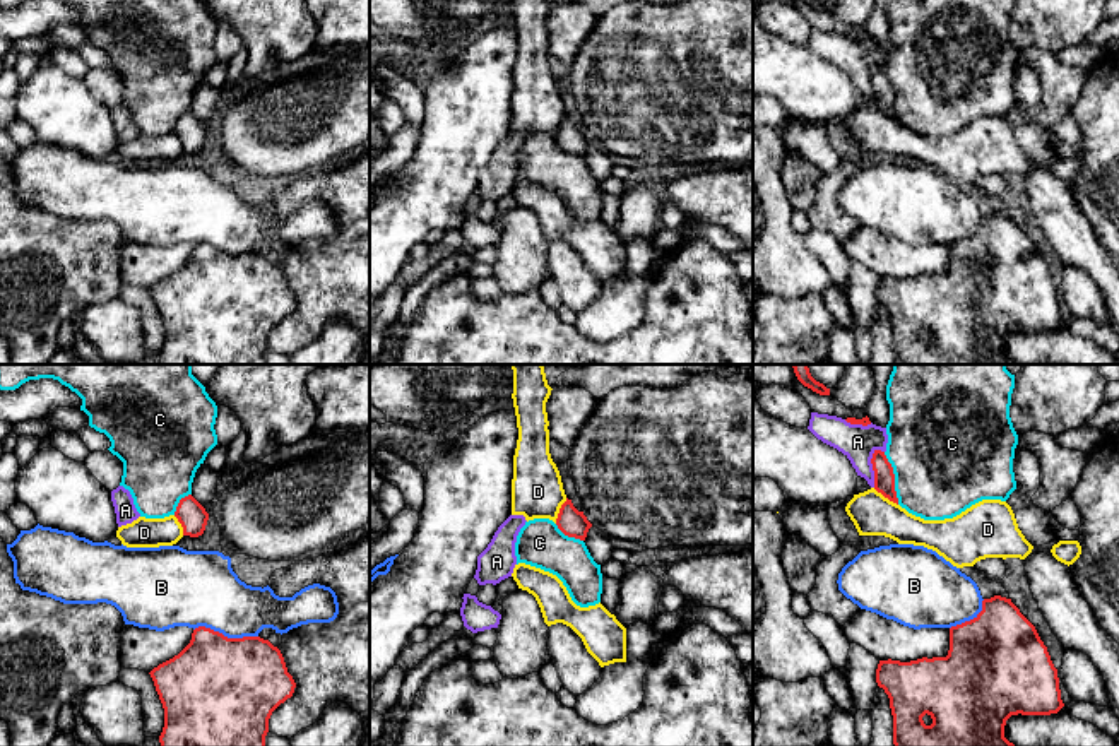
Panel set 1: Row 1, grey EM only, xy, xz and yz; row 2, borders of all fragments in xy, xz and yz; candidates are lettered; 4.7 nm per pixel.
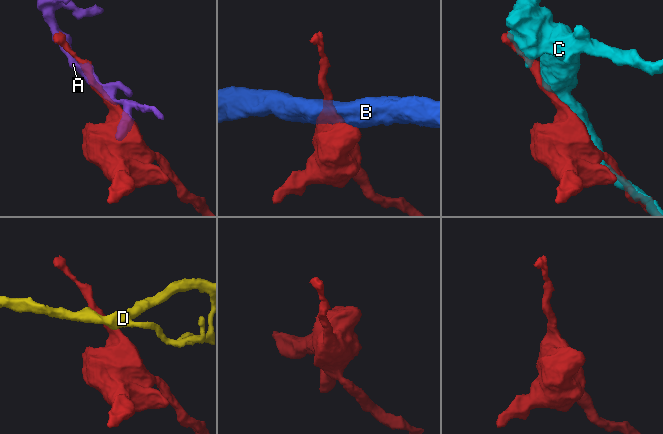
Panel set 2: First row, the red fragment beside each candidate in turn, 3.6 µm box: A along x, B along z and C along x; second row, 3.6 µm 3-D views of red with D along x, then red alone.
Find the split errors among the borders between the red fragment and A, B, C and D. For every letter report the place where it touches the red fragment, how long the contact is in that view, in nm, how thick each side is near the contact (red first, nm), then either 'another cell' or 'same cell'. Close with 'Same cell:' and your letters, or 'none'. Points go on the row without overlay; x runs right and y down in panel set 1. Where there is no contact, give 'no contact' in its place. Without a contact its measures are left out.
A: yz (873, 84) | 190 nm | 100/170 nm | another cell
B: xy (226, 254) | 300 nm | 500/340 nm | another cell
C: yz (894, 94) | 260 nm | 100/480 nm | another cell
D: xz (560, 127) | 130 nm | 130/240 nm | another cell
Same cell: none

